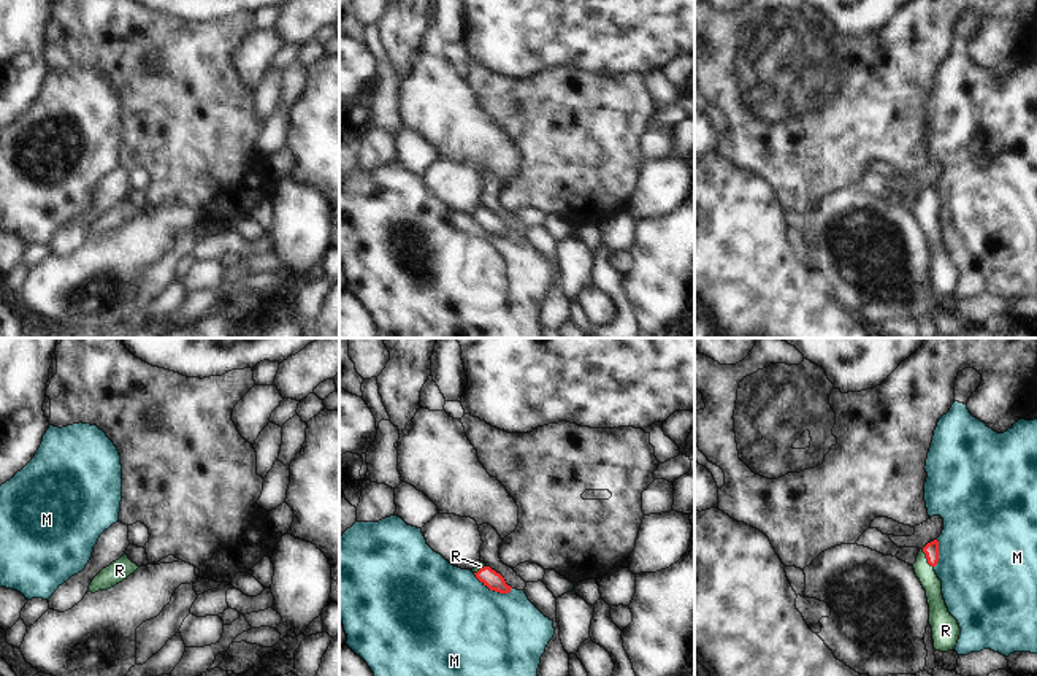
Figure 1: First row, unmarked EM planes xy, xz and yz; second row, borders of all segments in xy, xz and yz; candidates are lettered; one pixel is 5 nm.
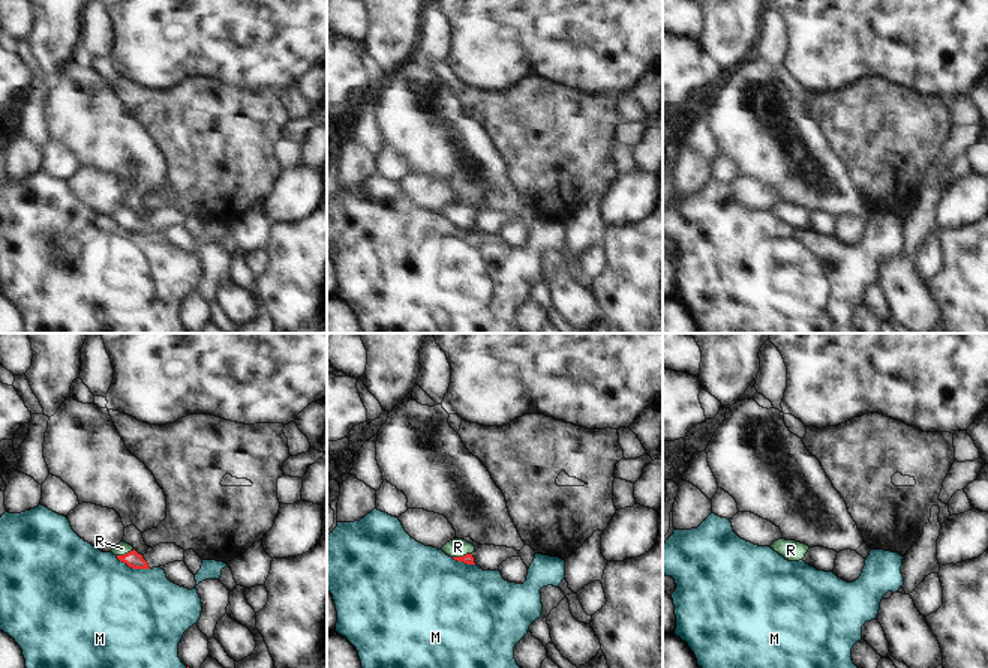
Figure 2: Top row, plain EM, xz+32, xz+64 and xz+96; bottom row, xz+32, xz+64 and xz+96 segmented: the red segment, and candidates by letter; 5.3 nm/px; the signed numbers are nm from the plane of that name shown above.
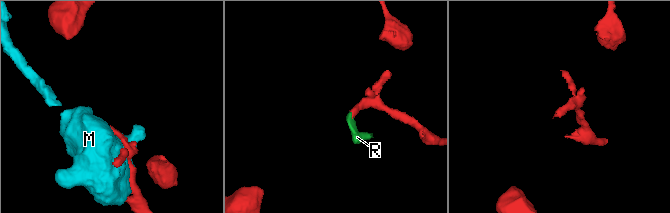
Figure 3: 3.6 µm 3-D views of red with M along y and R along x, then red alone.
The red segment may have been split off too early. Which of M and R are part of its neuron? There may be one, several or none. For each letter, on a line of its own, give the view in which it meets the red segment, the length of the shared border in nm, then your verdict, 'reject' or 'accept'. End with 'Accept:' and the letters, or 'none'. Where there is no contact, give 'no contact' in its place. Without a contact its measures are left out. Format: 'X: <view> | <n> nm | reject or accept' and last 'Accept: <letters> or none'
M: xz | 220 nm | reject
R: yz | 110 nm | accept
Accept: R

